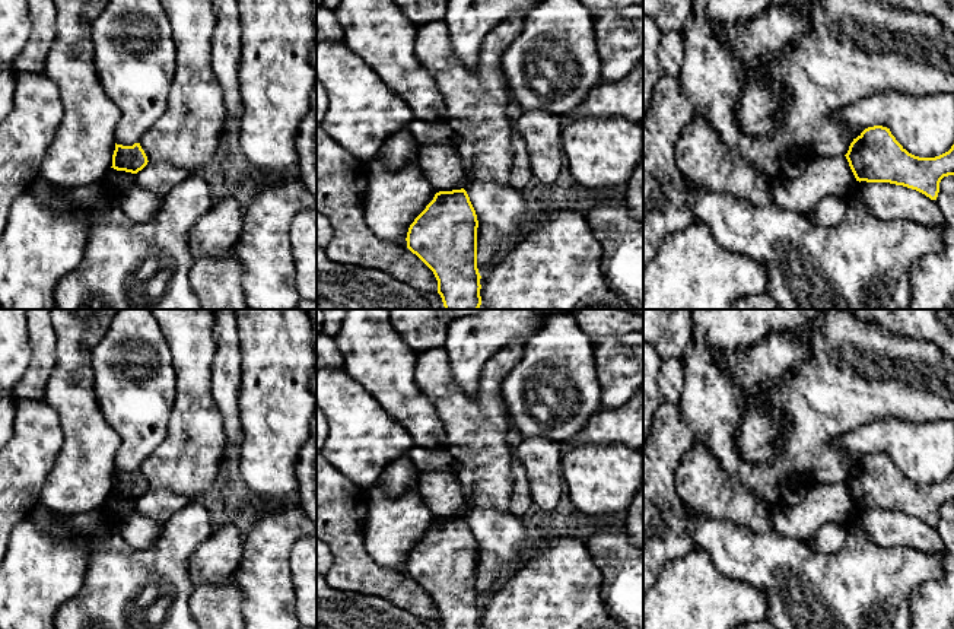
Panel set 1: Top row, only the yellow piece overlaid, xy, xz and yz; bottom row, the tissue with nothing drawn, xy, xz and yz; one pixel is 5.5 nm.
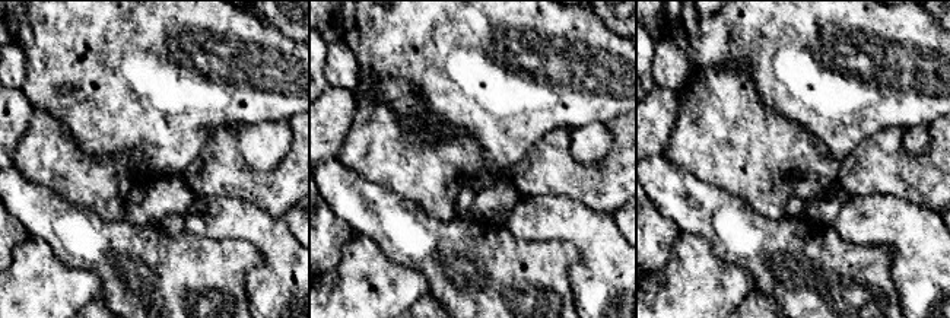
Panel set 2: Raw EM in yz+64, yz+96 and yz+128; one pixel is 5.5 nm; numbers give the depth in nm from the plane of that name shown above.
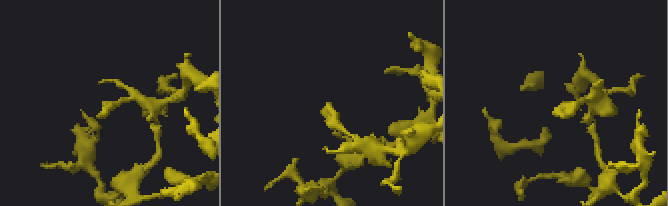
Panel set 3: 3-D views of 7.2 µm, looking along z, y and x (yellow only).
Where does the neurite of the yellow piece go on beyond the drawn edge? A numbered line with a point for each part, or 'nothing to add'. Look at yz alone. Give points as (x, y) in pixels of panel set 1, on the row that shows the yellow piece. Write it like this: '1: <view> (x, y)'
nothing to add

